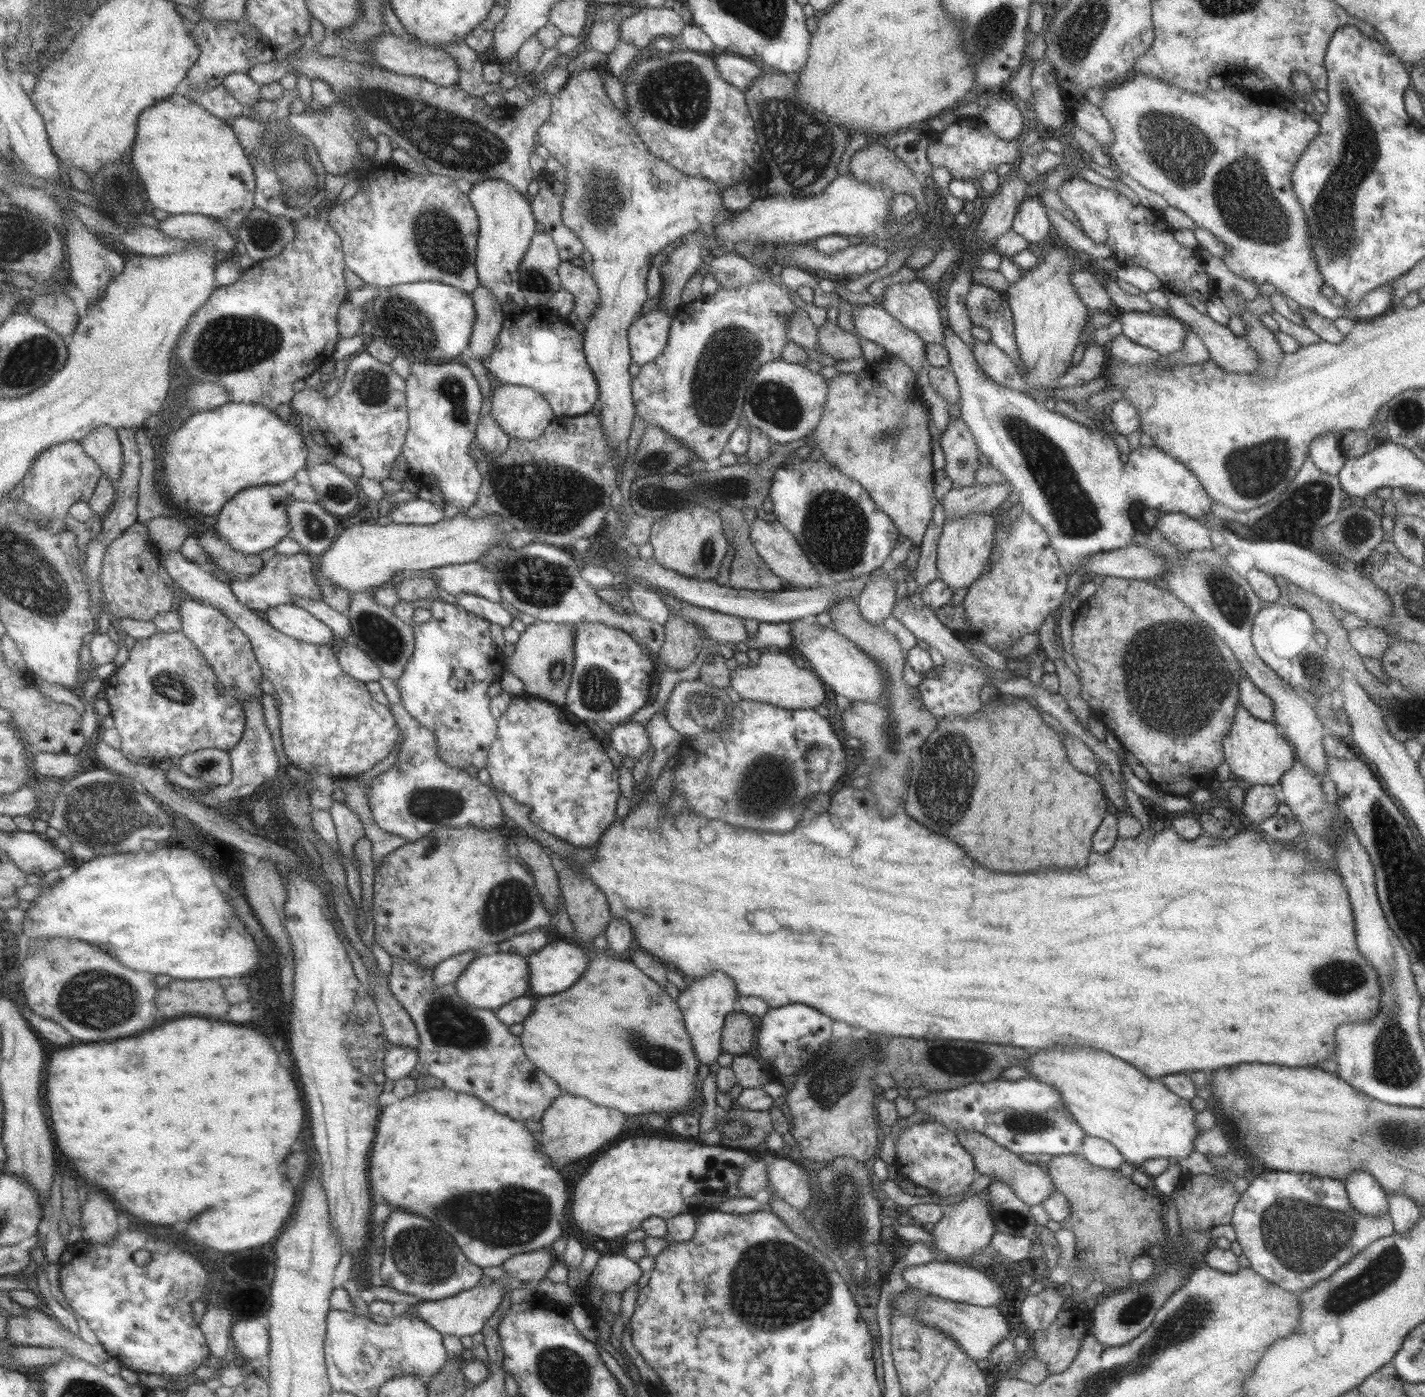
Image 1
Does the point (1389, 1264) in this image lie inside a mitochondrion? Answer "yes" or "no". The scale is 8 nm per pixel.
yes

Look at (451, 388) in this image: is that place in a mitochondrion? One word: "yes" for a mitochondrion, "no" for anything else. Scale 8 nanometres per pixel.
yes

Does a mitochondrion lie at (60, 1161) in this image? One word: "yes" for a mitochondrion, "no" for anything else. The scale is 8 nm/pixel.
no

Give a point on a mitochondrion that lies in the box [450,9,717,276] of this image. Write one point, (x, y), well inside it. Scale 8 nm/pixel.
(675, 92)

